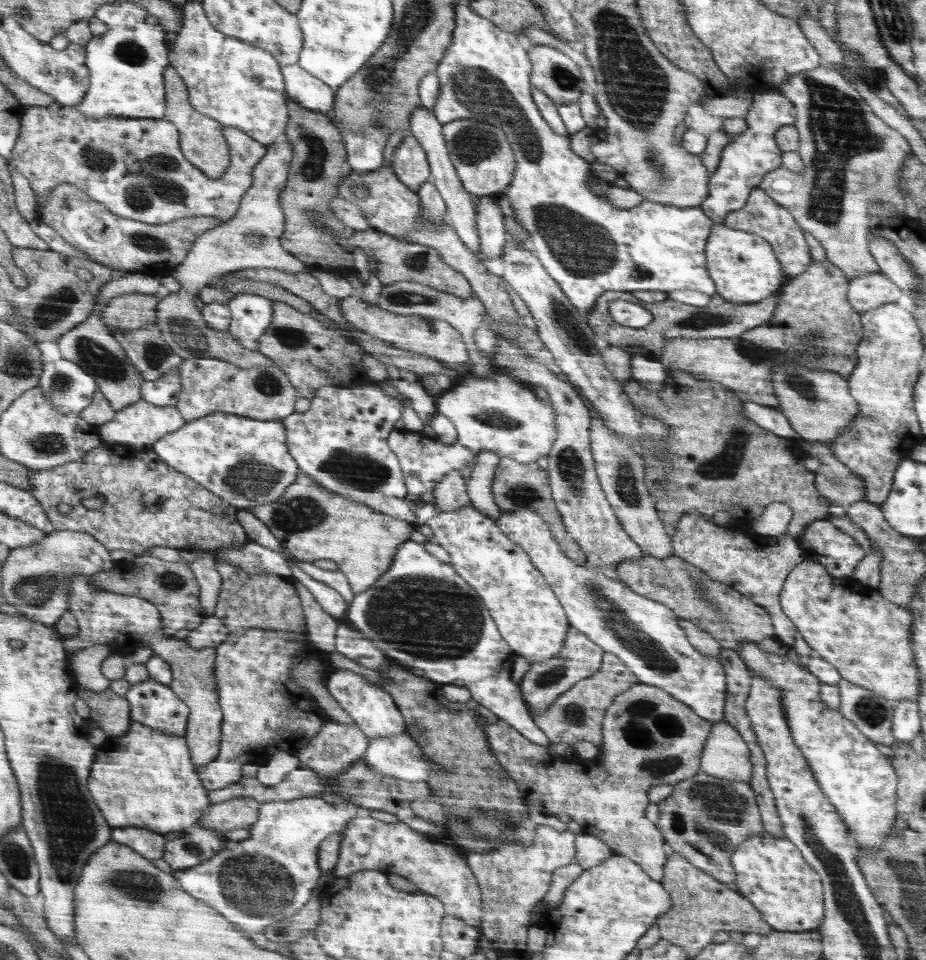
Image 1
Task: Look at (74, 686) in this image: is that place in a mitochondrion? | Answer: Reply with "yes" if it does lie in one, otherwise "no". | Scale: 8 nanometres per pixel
no

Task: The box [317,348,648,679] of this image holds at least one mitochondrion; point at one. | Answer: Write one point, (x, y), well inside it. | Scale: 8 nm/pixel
(427, 616)

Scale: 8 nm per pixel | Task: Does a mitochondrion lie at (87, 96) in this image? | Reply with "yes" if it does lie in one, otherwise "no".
no

